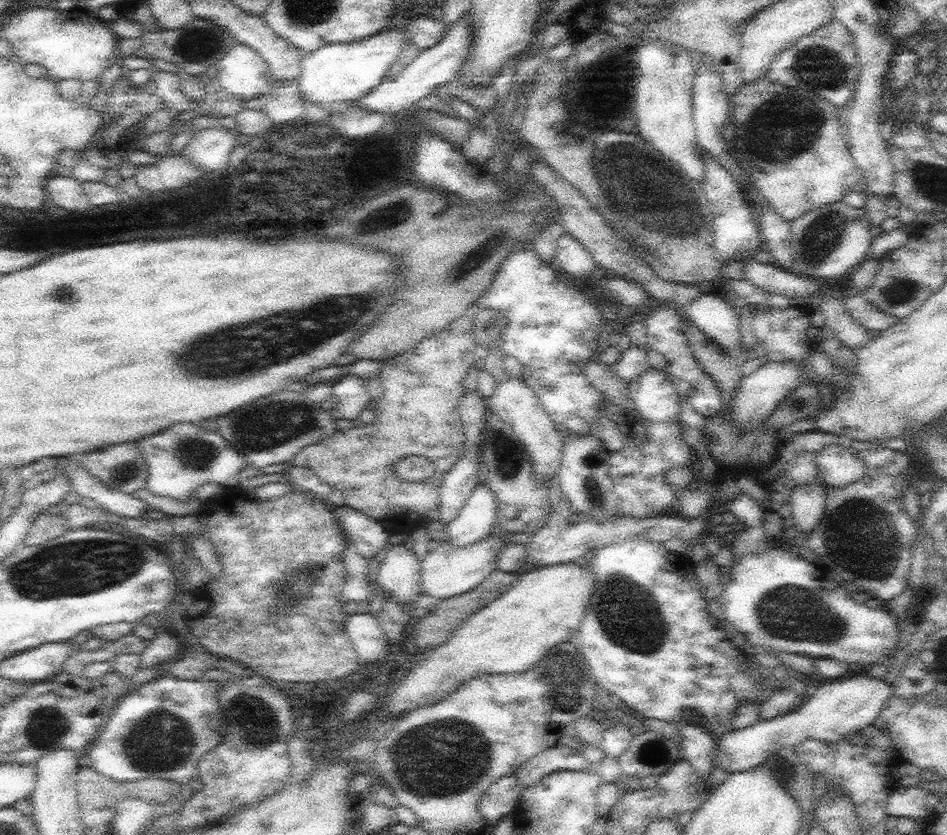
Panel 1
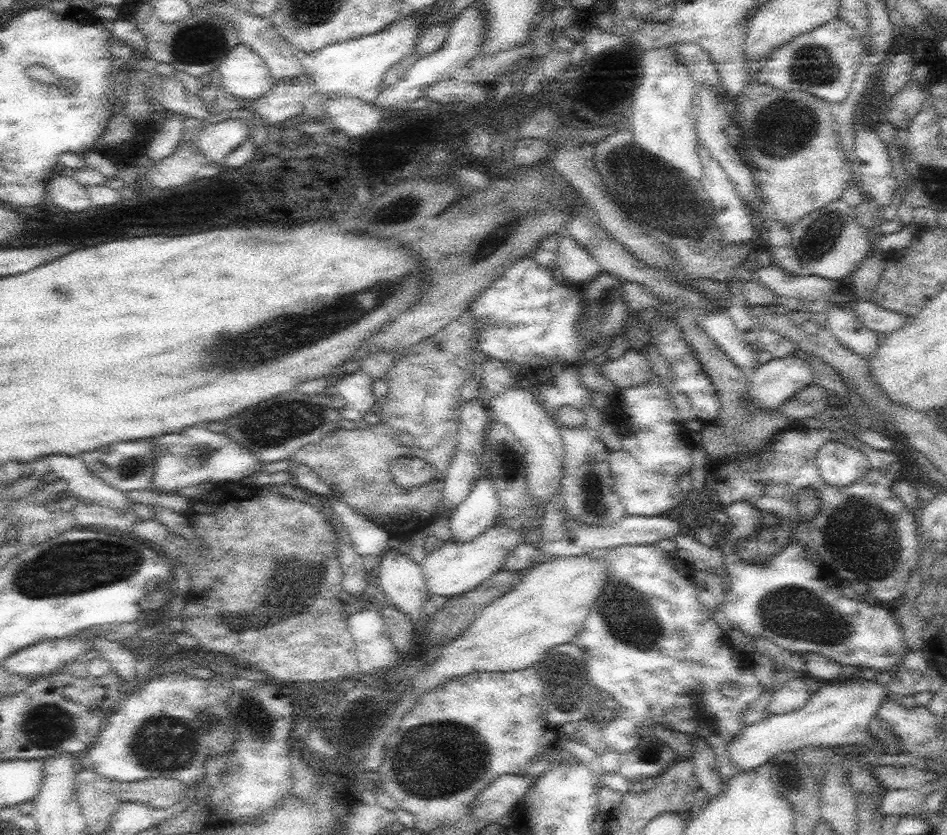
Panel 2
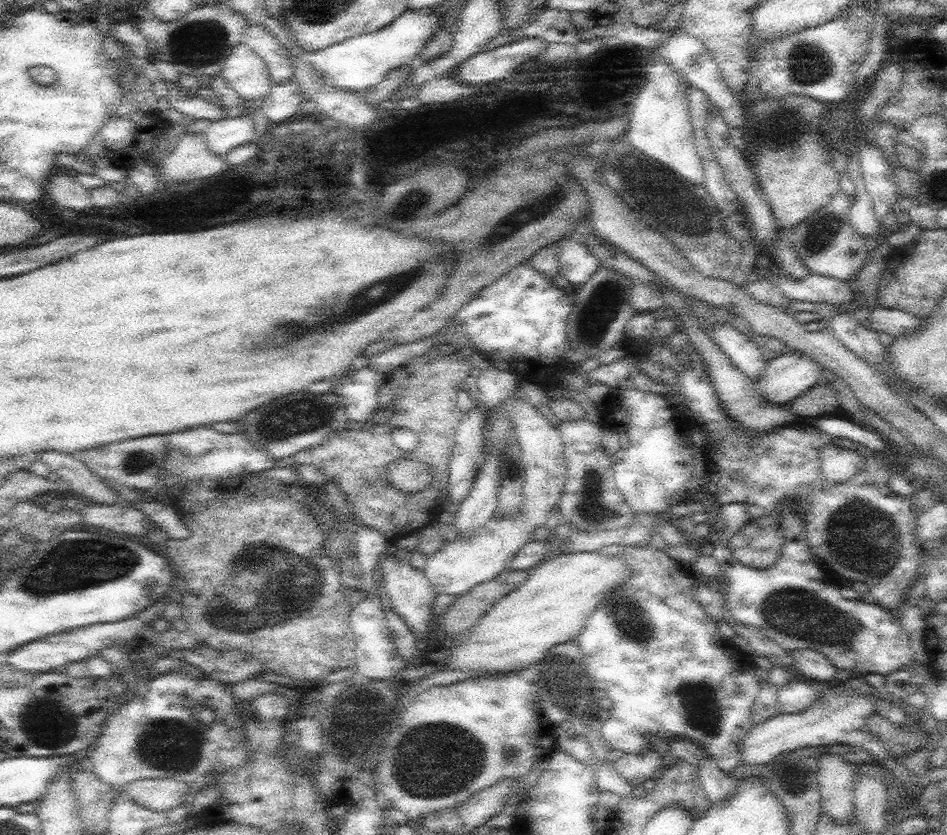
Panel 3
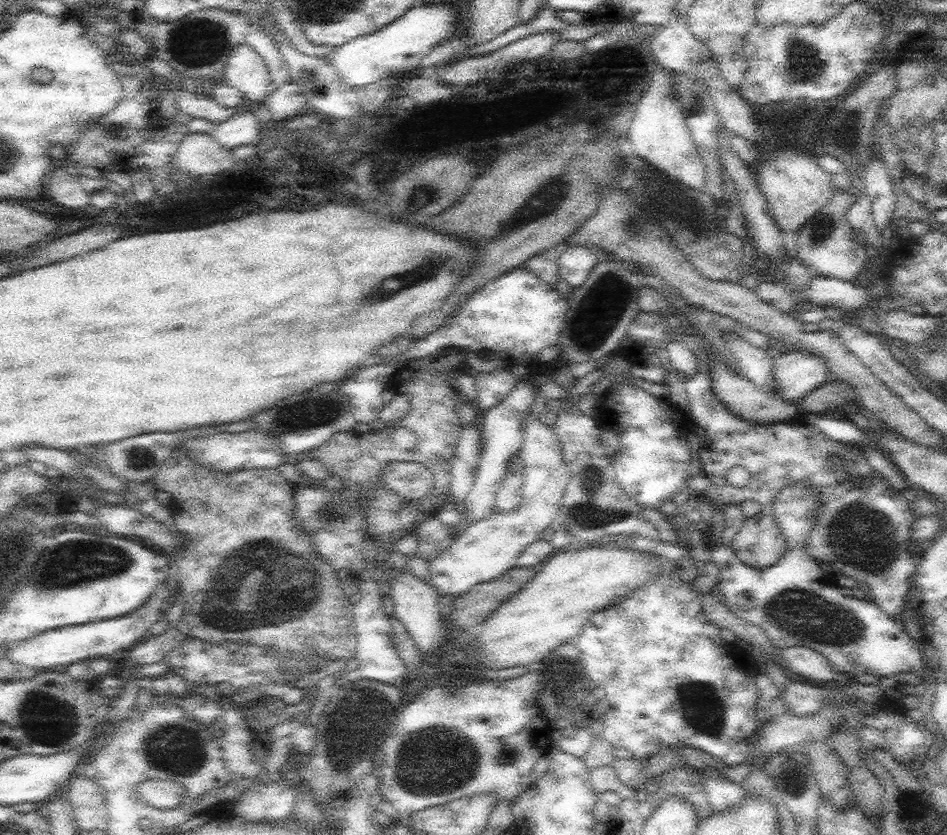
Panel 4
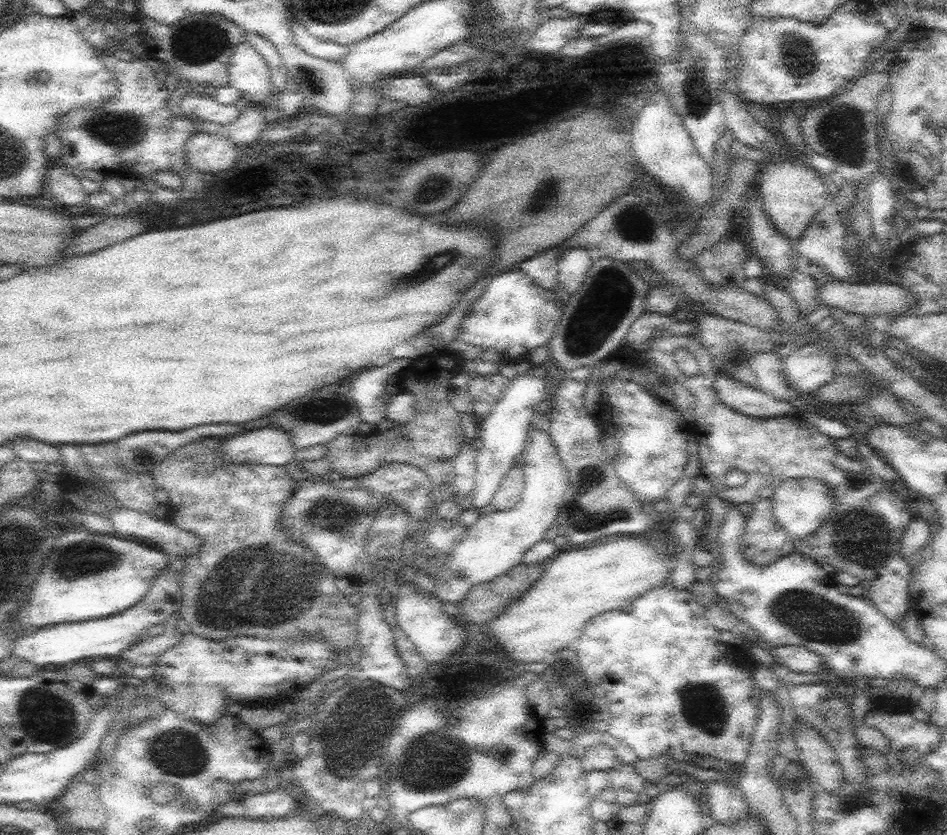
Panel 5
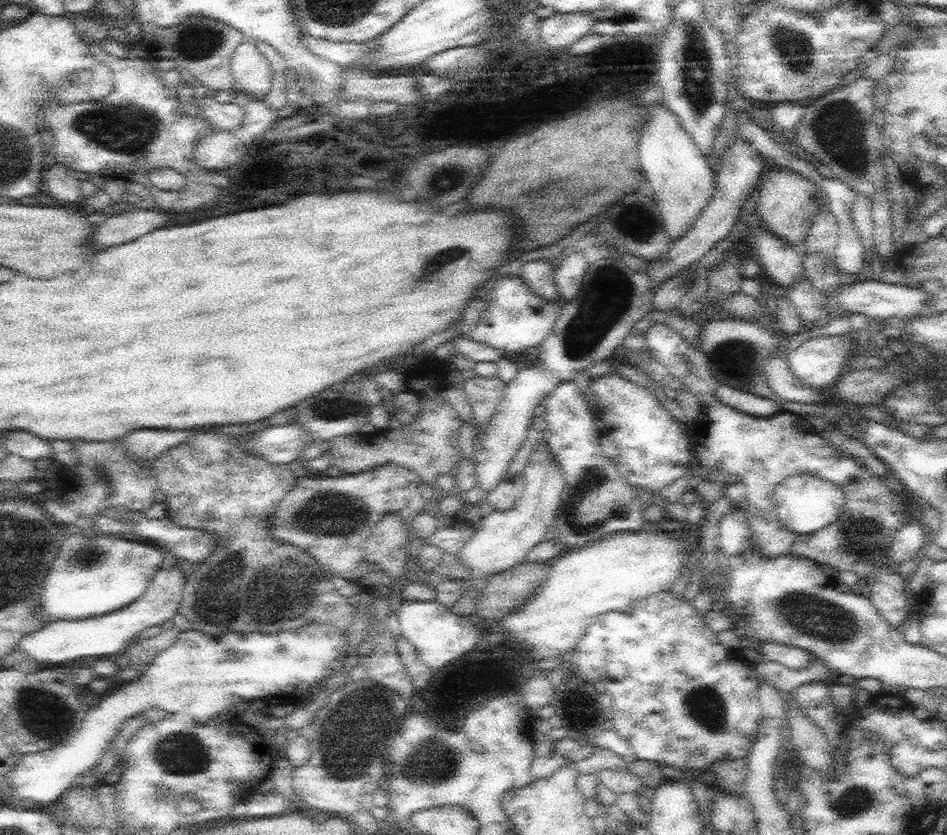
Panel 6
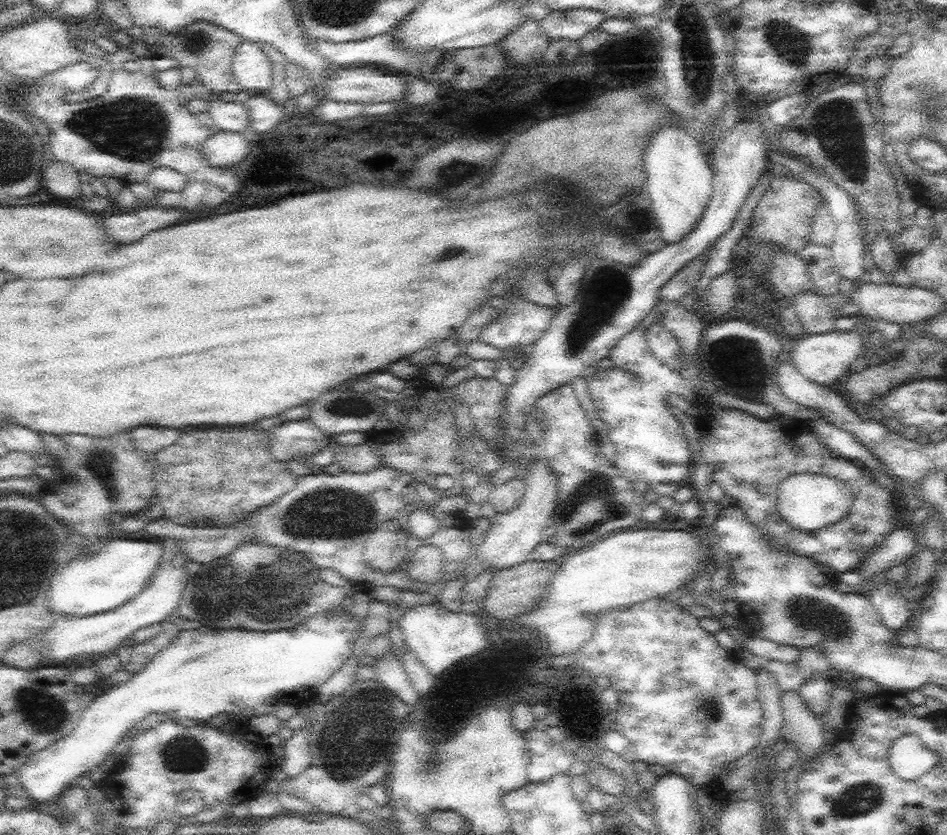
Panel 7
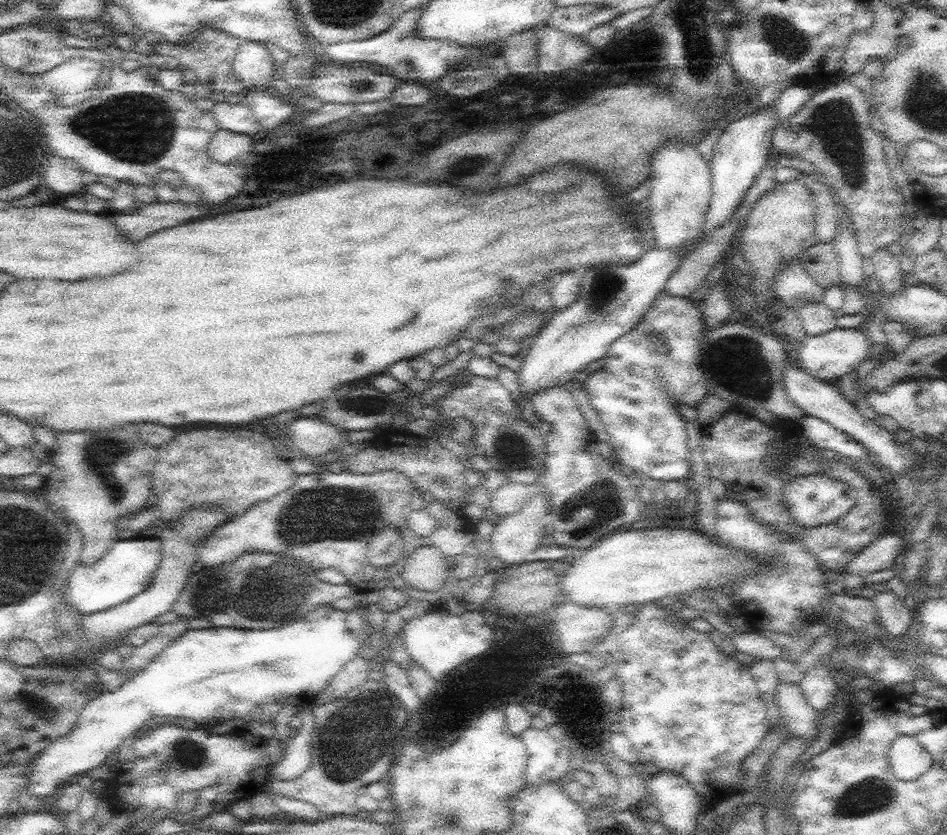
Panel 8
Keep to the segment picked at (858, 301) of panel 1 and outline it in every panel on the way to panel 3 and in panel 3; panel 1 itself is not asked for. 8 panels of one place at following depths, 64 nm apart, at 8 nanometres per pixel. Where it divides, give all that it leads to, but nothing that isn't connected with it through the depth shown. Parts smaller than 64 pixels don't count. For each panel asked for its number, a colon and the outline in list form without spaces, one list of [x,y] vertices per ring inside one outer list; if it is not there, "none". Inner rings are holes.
2: [[[855,298],[855,300],[851,300],[847,306],[855,312],[857,320],[859,320],[865,328],[869,328],[869,330],[873,330],[873,332],[877,332],[877,334],[881,334],[881,332],[883,332],[883,334],[895,332],[895,330],[899,330],[901,326],[905,326],[905,322],[907,322],[907,316],[897,314],[897,312],[893,312],[893,310],[885,310],[885,308],[877,306],[877,304],[871,302],[871,300]]]
3: [[[871,304],[871,312],[869,312],[869,322],[867,326],[875,332],[885,332],[889,336],[903,336],[903,334],[911,334],[913,330],[917,330],[921,324],[921,318],[907,314],[903,310],[889,310],[877,304]]]

